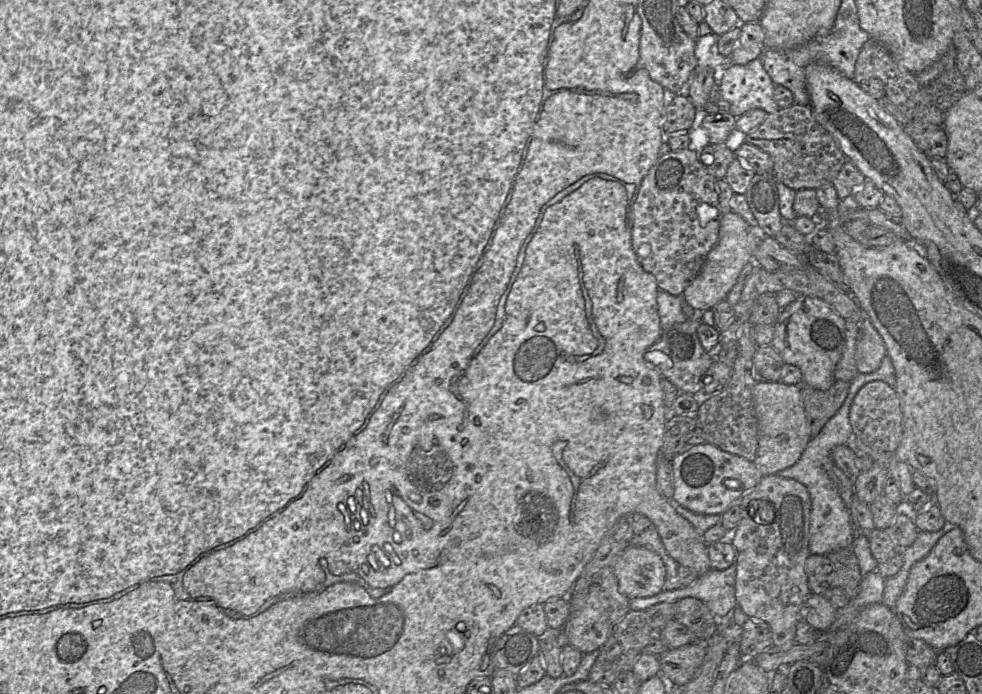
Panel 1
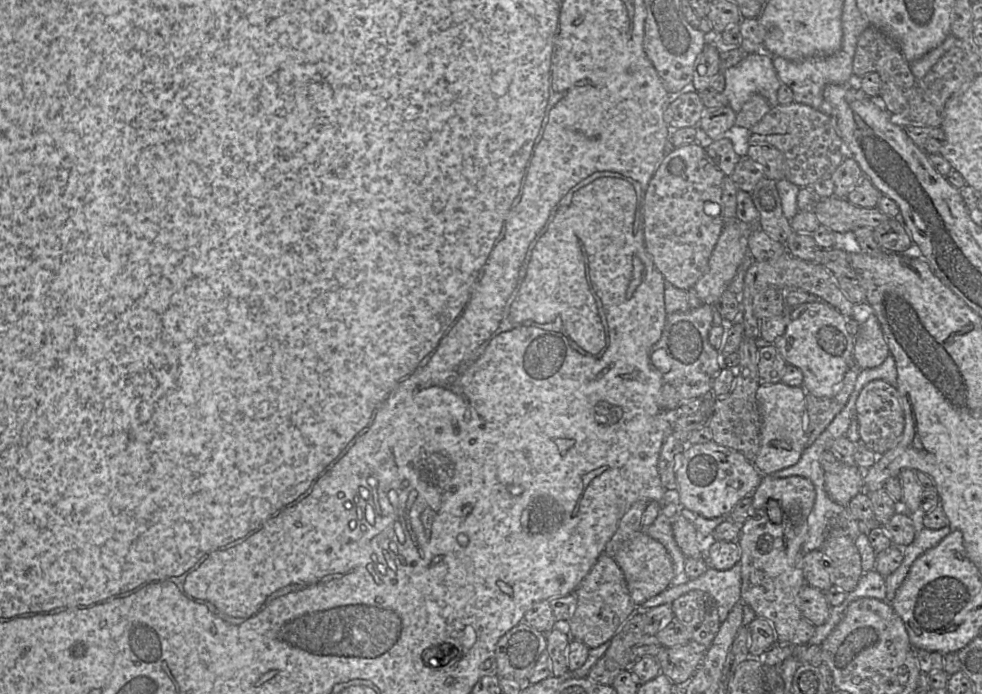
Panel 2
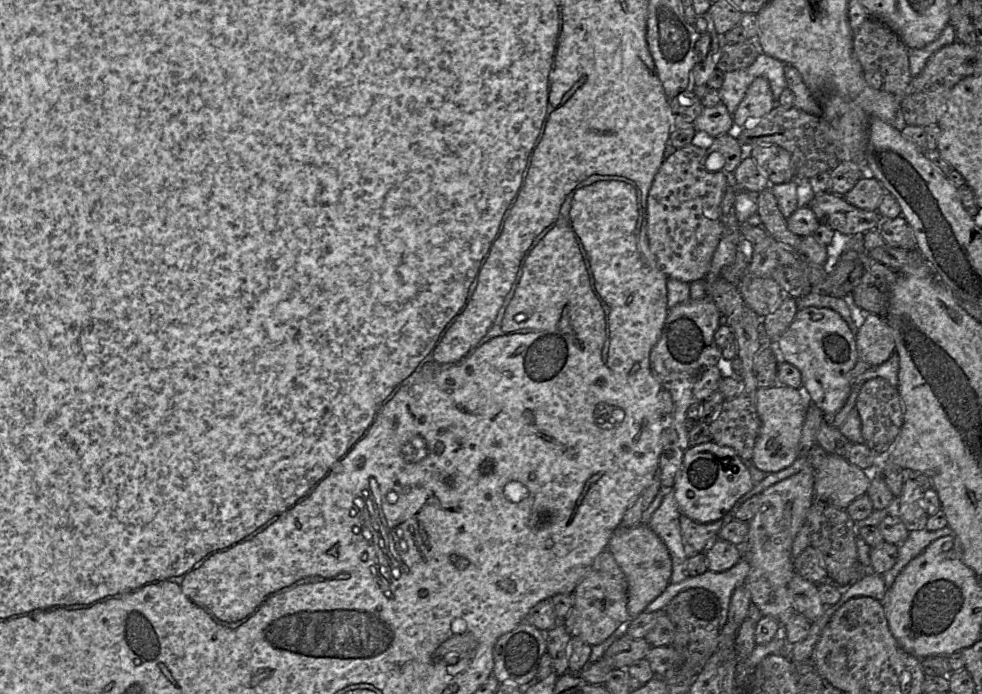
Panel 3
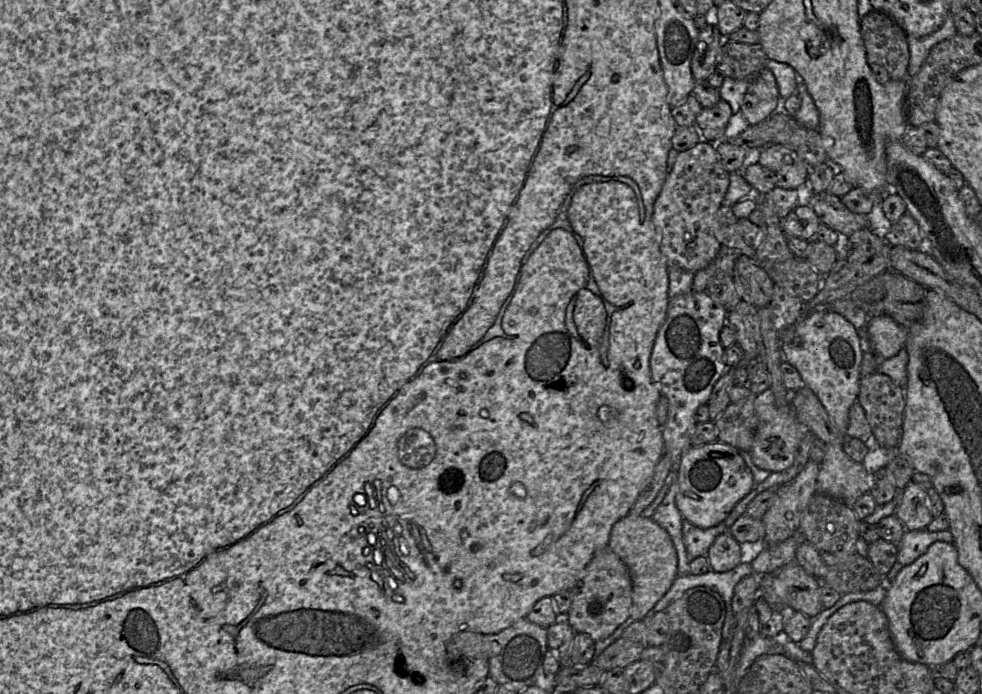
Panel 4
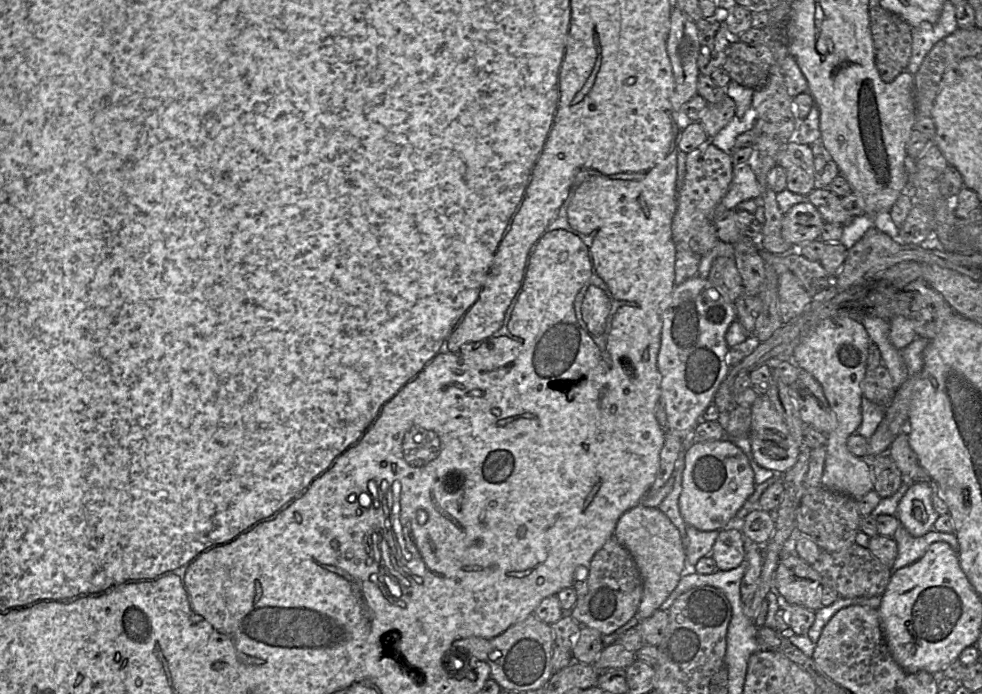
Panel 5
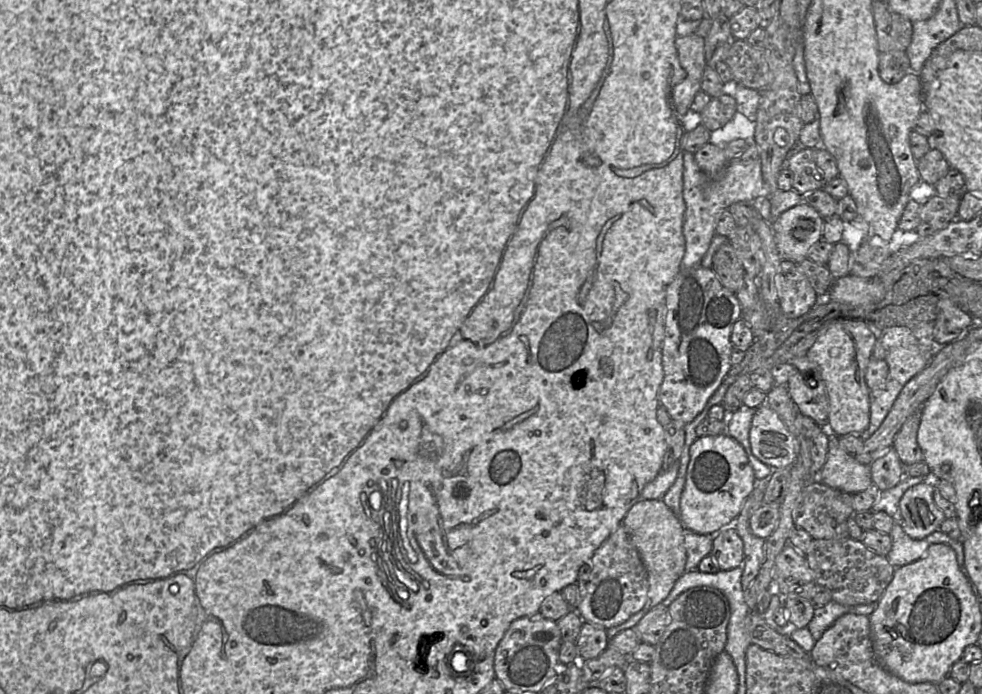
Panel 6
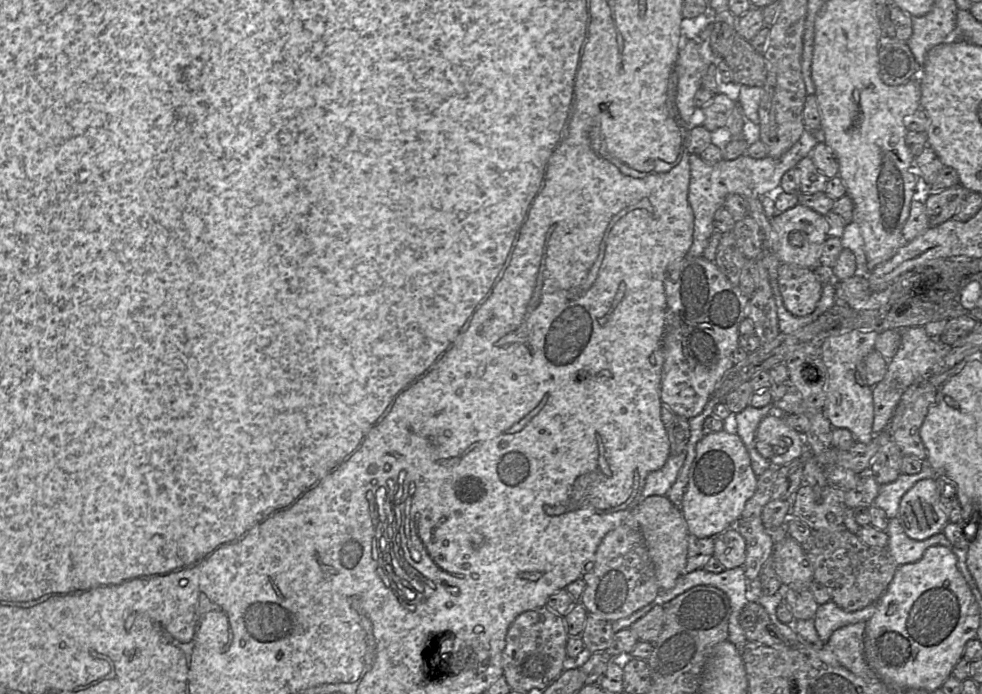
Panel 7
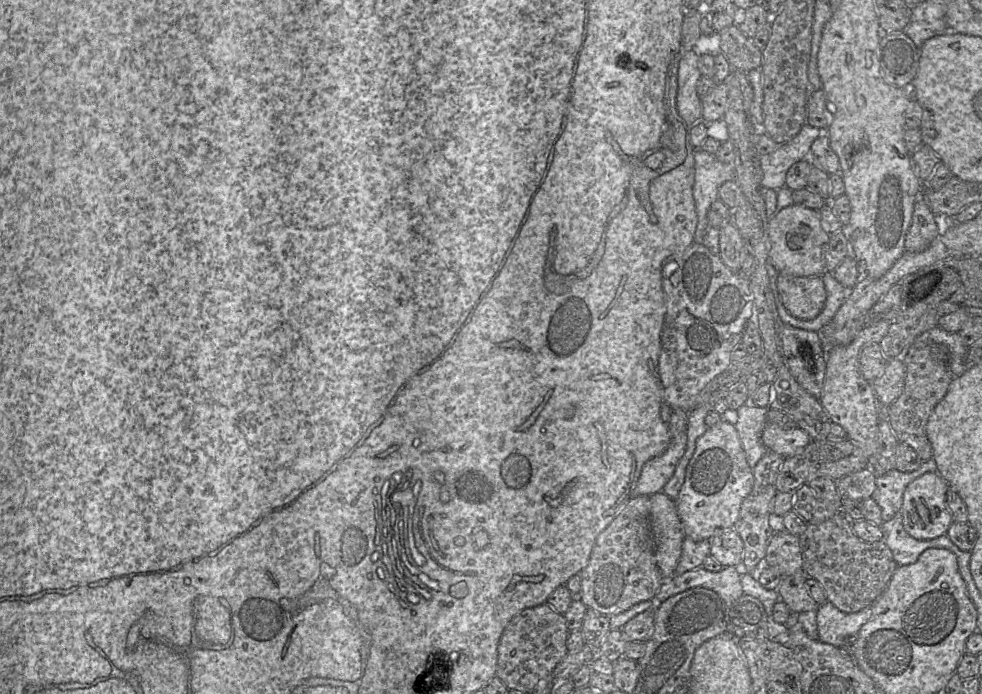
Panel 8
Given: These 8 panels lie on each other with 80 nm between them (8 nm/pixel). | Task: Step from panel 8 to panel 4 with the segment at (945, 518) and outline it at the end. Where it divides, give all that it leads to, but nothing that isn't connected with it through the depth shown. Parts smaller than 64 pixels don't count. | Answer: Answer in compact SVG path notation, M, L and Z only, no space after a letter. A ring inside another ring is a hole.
M910 481L903 490L895 515L907 531L924 530L934 518L929 510L927 491Z

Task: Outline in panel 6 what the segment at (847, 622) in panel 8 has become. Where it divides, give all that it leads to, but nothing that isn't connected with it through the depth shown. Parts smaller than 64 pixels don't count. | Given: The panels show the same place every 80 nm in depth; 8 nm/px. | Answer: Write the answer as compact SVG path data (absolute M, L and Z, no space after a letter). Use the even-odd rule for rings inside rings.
M830 601L824 606L816 607L812 621L808 624L809 631L815 641L841 616L846 613L870 616L876 609L877 603L845 606L836 601Z

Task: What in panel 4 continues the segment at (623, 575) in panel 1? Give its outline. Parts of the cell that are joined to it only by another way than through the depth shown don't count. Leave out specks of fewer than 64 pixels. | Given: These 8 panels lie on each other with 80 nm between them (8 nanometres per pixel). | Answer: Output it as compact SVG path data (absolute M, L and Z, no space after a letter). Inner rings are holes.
M628 514L613 525L608 546L625 563L630 572L633 584L630 617L634 621L643 620L652 613L654 606L669 591L678 576L678 556L672 539L652 518Z

